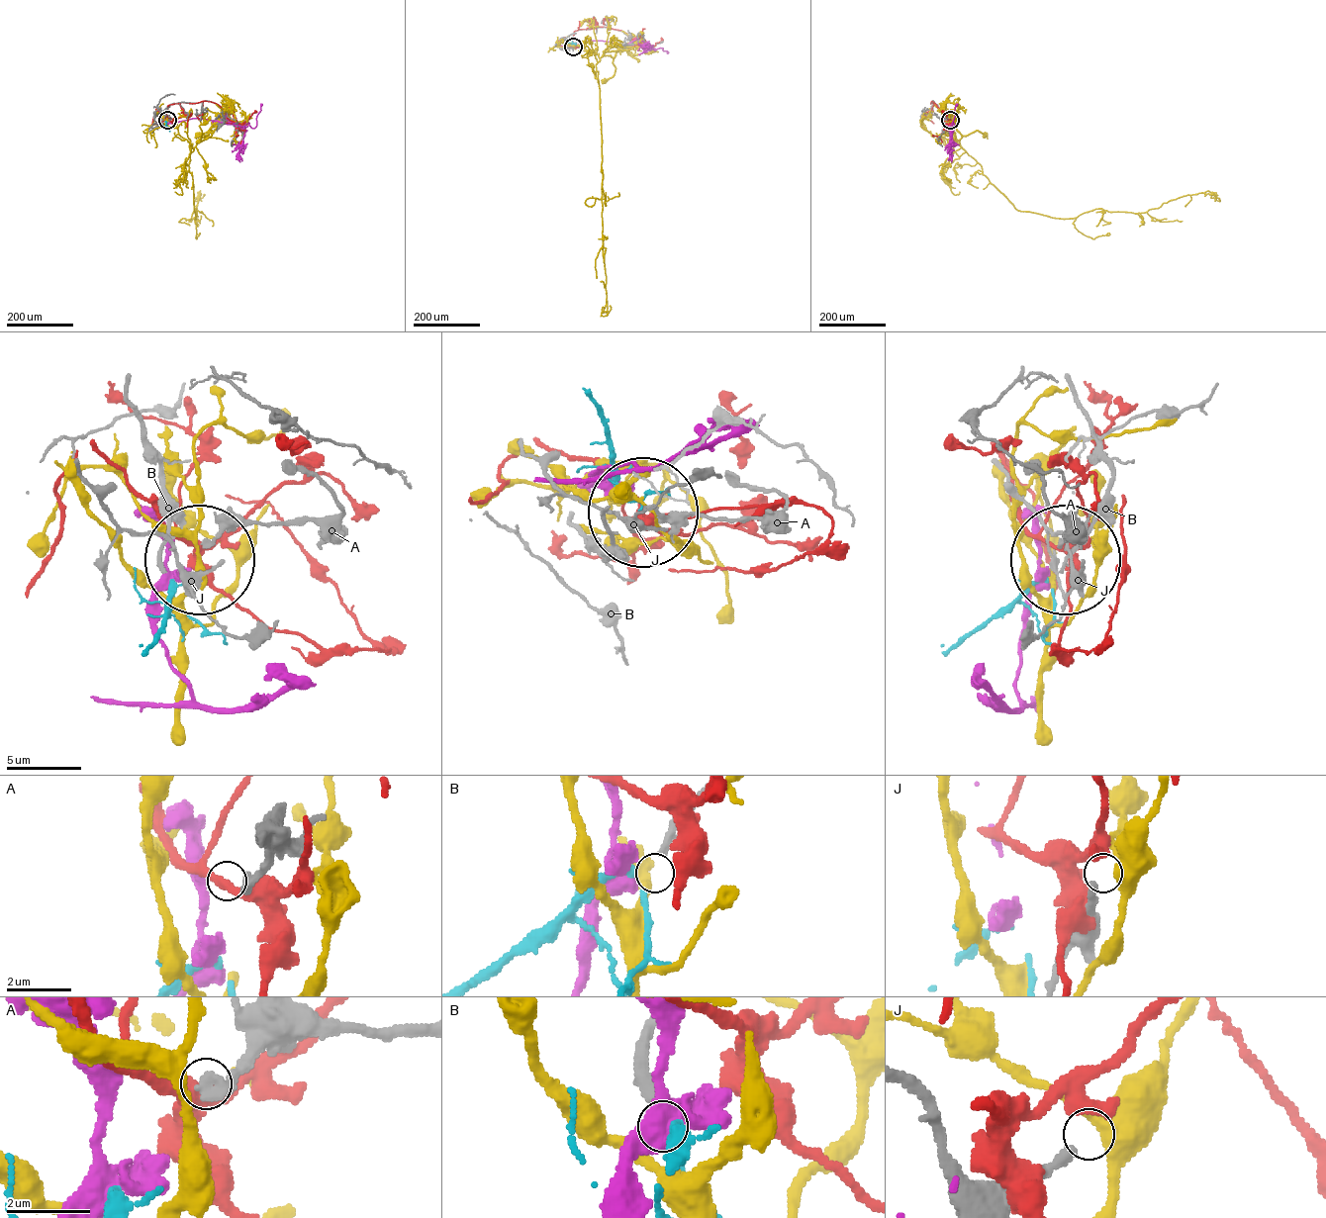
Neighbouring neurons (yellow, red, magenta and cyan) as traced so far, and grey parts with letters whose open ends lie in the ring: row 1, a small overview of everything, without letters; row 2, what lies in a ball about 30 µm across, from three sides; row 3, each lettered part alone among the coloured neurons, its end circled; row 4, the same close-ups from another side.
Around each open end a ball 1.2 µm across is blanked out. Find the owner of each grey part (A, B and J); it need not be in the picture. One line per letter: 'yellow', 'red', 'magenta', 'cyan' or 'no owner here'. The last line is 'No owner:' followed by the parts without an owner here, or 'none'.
A: no owner here
B: cyan
J: no owner here
No owner: A, J

